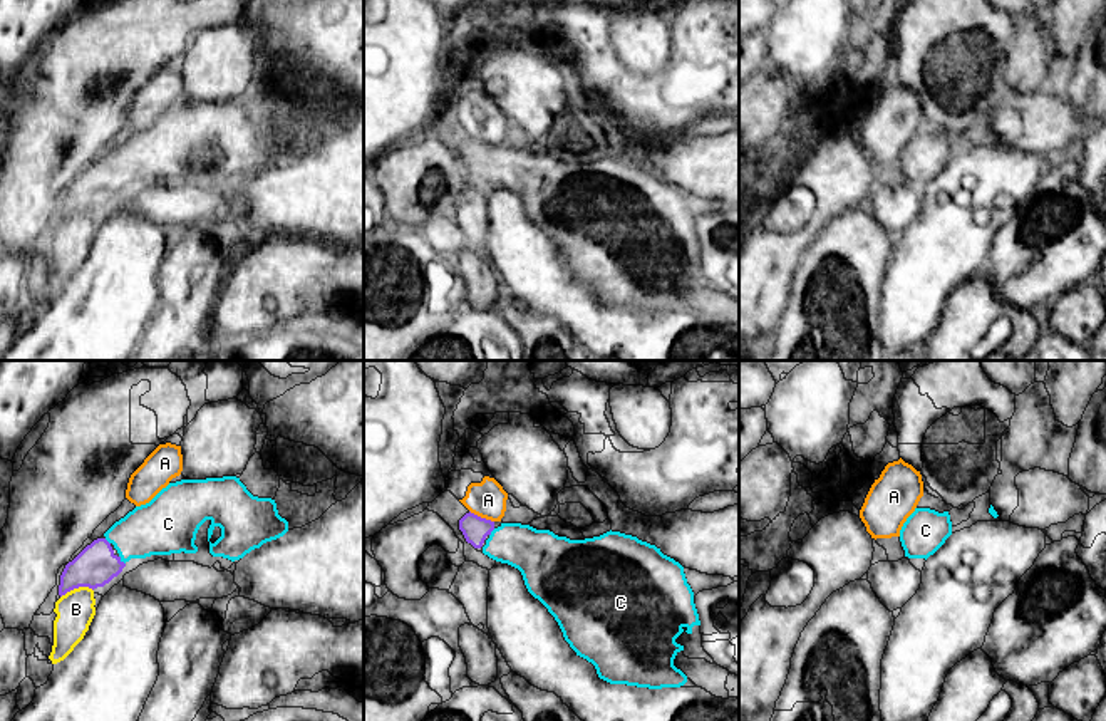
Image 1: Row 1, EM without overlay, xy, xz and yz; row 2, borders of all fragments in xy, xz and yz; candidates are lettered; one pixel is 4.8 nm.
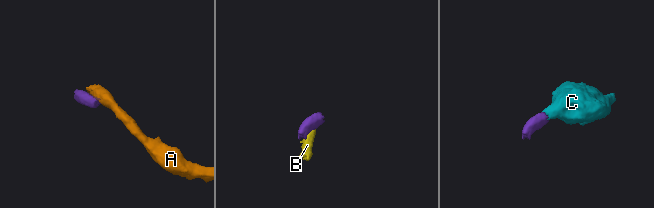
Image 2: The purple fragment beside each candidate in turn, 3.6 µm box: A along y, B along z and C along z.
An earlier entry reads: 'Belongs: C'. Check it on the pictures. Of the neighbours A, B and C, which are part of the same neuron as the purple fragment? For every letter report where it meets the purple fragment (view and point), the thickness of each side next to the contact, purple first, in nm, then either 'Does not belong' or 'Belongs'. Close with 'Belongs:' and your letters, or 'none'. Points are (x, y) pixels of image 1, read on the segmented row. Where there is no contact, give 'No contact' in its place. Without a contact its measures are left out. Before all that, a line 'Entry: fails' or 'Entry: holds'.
Entry: holds
A: Touches purple at xz (480, 517). Thickness 130 nm (purple) against 180 nm. Does not belong
B: Touches purple at xy (76, 587). Thickness 200 nm (purple) against 180 nm. Does not belong
C: Touches purple at xy (119, 560). Thickness 200 nm (purple) against 260 nm. Belongs
Belongs: C

